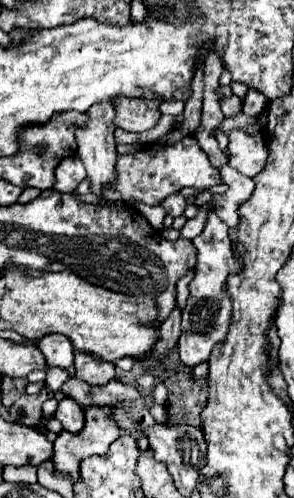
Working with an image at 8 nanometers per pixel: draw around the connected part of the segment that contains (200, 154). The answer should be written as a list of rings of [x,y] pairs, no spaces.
[[[184,136],[180,142],[174,142],[162,150],[152,150],[150,146],[144,146],[132,154],[118,156],[116,162],[116,180],[104,188],[104,198],[110,202],[126,202],[136,204],[148,204],[158,206],[166,196],[180,192],[186,186],[196,188],[208,188],[214,184],[220,184],[221,178],[218,168],[214,168],[206,156],[206,152],[198,146],[194,136]]]

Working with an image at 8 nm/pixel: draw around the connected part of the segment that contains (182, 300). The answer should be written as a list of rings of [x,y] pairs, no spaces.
[[[192,270],[184,276],[184,278],[181,278],[178,280],[177,285],[176,285],[176,290],[177,290],[177,304],[180,306],[181,310],[183,310],[186,306],[186,300],[189,297],[189,290],[188,290],[188,285],[192,281]]]

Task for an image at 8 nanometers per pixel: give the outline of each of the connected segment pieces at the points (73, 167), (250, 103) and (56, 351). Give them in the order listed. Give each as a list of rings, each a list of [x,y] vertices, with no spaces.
[[[70,156],[66,160],[60,162],[60,166],[56,168],[56,182],[54,182],[54,190],[56,192],[74,192],[76,186],[86,178],[86,170],[84,164],[78,156]]]
[[[249,89],[243,100],[242,112],[247,116],[258,116],[266,110],[269,102],[263,94]]]
[[[48,334],[36,342],[40,352],[44,352],[44,358],[50,366],[60,366],[70,370],[74,360],[74,348],[72,342],[62,334]]]

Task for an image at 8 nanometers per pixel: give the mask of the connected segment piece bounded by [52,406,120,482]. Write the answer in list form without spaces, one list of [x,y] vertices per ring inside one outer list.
[[[92,406],[86,414],[86,424],[80,434],[60,432],[54,441],[55,455],[52,459],[54,470],[70,476],[72,482],[78,480],[80,460],[106,452],[110,444],[120,436],[116,420],[108,416],[108,408],[114,406]]]

